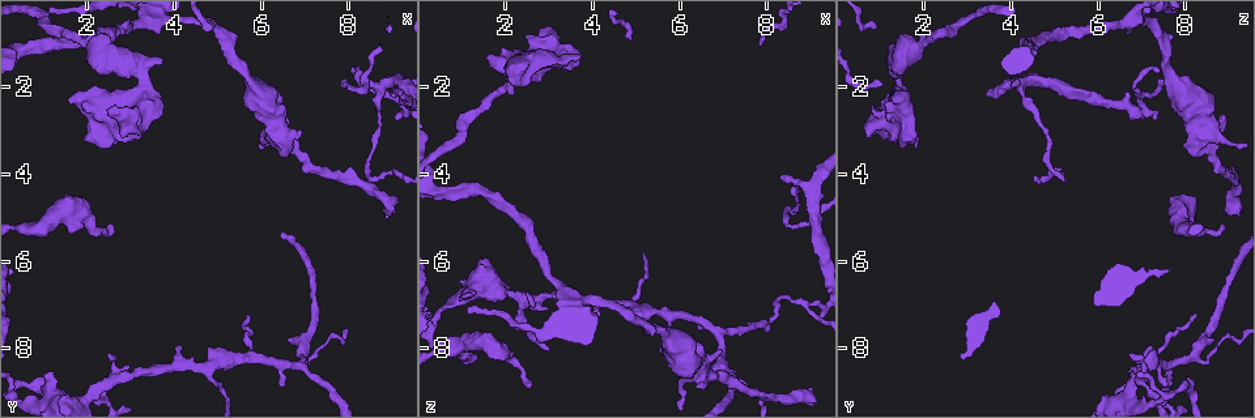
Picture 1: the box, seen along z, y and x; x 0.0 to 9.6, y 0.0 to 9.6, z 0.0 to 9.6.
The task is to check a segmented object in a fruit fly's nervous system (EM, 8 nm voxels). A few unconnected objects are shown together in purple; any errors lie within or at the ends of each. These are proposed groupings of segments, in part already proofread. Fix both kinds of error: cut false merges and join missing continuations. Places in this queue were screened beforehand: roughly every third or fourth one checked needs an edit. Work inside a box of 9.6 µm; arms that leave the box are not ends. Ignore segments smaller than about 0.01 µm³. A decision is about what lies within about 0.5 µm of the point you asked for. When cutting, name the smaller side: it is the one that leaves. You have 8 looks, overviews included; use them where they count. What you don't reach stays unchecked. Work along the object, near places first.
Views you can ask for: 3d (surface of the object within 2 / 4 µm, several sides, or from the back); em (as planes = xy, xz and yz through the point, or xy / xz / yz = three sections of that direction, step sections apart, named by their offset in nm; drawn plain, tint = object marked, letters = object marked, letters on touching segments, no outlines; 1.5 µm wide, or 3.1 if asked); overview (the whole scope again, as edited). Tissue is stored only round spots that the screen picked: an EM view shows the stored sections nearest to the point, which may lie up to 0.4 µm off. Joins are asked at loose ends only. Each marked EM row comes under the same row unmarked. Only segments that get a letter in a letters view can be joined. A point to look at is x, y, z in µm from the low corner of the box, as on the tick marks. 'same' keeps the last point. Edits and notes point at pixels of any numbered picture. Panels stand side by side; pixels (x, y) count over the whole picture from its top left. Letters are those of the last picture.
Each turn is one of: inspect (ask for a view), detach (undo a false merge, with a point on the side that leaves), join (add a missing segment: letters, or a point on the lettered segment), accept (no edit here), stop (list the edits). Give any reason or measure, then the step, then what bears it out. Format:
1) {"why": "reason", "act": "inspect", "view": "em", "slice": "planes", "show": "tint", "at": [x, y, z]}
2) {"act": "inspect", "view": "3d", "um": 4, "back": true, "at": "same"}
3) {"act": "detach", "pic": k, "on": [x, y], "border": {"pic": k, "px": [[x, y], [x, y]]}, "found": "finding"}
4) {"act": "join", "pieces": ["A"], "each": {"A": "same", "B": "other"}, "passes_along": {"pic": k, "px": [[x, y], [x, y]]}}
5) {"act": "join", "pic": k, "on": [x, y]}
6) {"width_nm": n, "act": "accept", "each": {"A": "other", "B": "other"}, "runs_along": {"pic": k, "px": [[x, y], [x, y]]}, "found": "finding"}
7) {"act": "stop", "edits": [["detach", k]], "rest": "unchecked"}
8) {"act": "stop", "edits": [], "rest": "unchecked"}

{"why": "abrupt turn", "act": "inspect", "view": "3d", "um": 4, "back": true, "at": [3.20, 1.65, 1.40]}

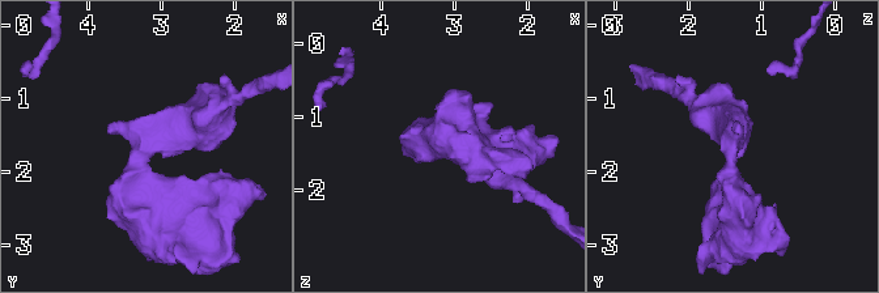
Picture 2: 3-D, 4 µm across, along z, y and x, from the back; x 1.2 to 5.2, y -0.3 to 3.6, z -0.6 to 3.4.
{"act": "inspect", "view": "em", "slice": "xz", "step": 4, "show": "tint", "at": [3.20, 1.70, 1.40]}

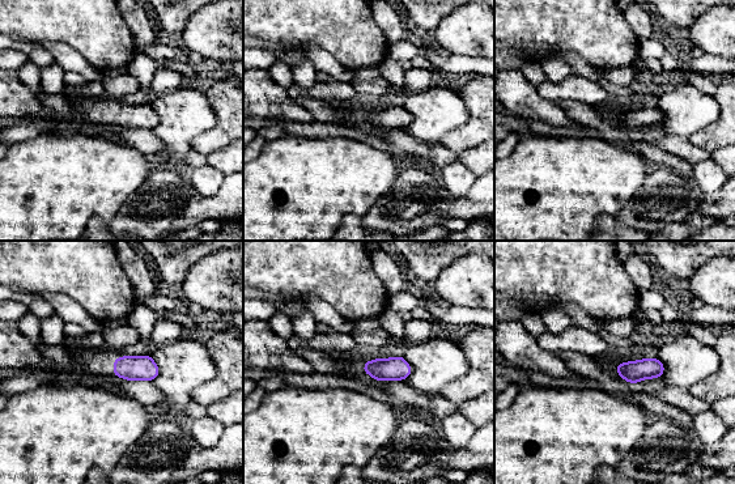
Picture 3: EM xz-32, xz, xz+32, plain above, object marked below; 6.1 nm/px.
{"act": "inspect", "view": "em", "slice": "yz", "step": 8, "show": "letters", "at": "same"}

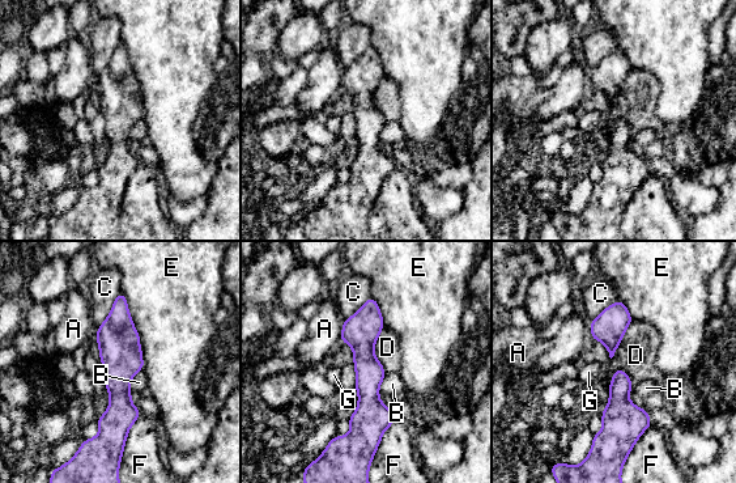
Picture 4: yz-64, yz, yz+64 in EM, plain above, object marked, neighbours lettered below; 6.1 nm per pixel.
{"act": "accept", "each": {"A": "other", "B": "other", "C": "other", "D": "other", "E": "other", "F": "other", "G": "other"}, "found": "continuous, no second neuron"}

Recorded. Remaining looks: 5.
{"why": "an open end", "act": "inspect", "view": "em", "slice": "xy", "step": 4, "show": "tint", "at": [1.20, 8.60, 6.75]}

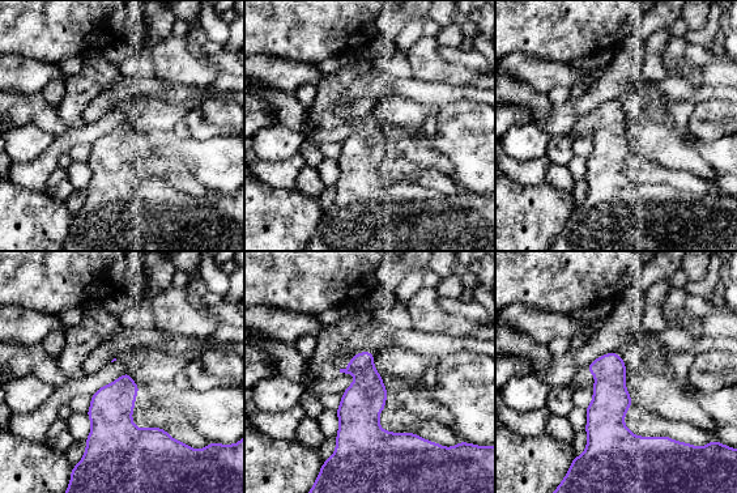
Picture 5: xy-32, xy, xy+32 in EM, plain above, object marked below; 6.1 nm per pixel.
{"act": "inspect", "view": "em", "slice": "planes", "show": "letters", "at": "same"}

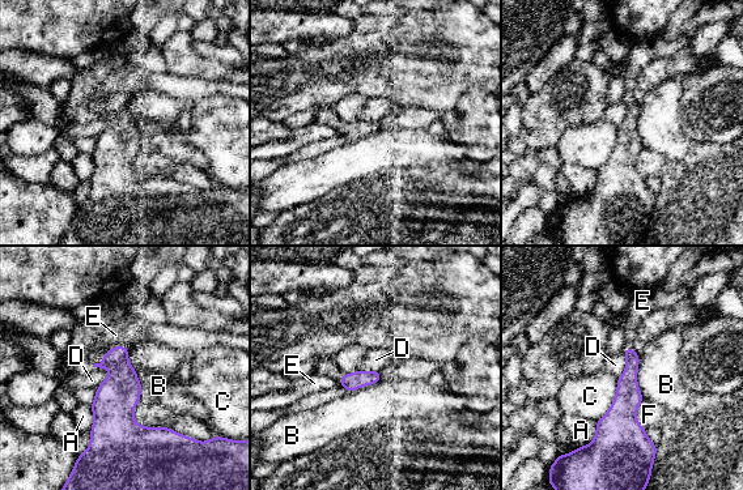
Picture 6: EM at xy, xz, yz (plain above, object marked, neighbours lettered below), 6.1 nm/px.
{"act": "accept", "each": {"A": "other", "B": "other", "C": "other", "D": "other", "E": "other", "F": "other"}, "border": {"pic": 6, "px": [[107, 367], [109, 375], [96, 388]]}, "found": "none of them fits"}

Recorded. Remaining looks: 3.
{"why": "calibre changes", "act": "inspect", "view": "3d", "um": 2, "at": [0.70, 5.25, 7.95]}

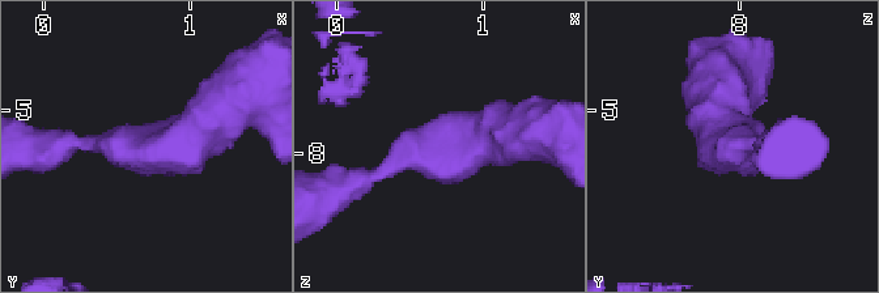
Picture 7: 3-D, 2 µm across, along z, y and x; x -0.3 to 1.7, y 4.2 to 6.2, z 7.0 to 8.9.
{"act": "inspect", "view": "em", "slice": "planes", "show": "letters", "at": [0.64, 5.24, 7.98]}

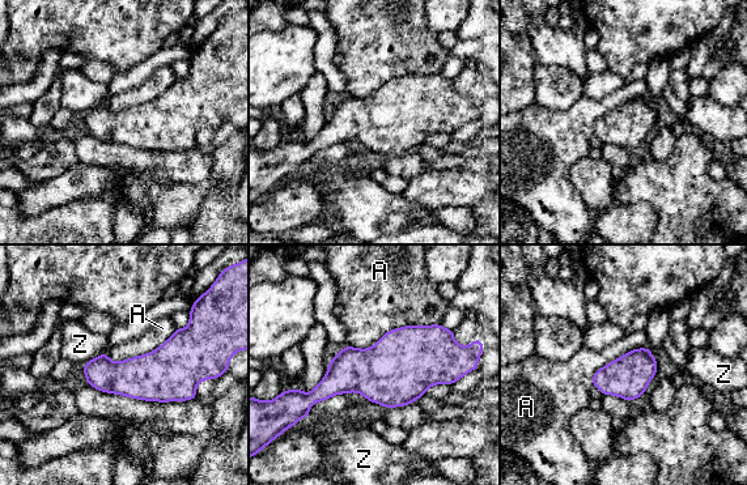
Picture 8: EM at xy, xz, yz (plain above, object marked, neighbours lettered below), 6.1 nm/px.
{"width_nm": 260, "act": "accept", "each": {"A": "other", "Z": "other"}, "border": {"pic": 8, "px": [[440, 323], [347, 347]]}, "found": "continuous, no second neuron"}

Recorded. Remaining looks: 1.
{"act": "stop", "edits": [], "rest": "unchecked"}

